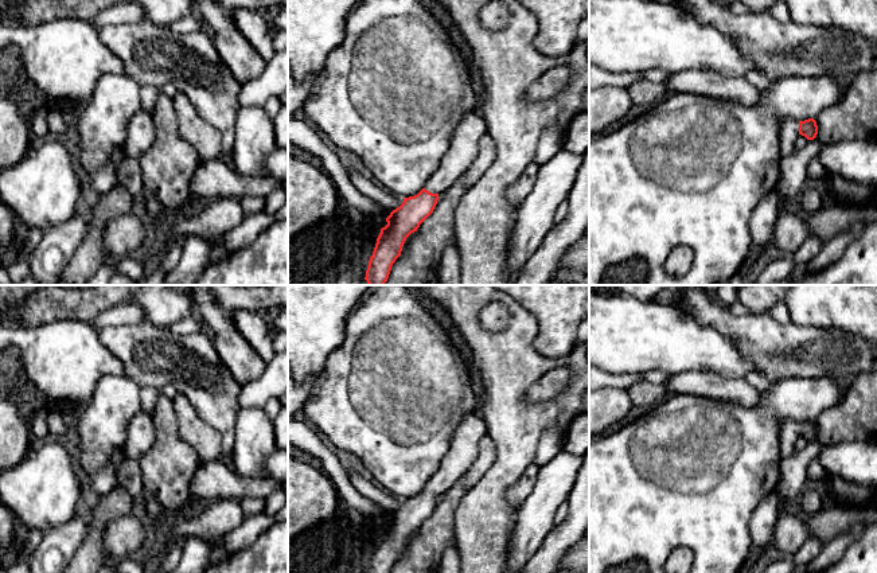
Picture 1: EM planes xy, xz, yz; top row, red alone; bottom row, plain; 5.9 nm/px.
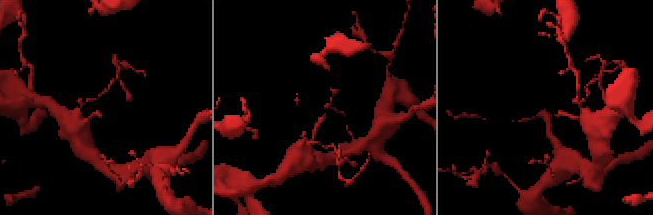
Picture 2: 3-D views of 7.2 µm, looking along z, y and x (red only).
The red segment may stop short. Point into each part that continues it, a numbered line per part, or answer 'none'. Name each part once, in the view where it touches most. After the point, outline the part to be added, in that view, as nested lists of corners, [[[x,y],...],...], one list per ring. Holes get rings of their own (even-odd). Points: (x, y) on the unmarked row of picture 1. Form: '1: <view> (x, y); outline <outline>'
1: xz (464, 447); outline [[[479,413],[467,414],[455,430],[438,469],[424,490],[438,496],[448,491],[473,463],[479,455],[479,443],[487,433],[487,425]]]

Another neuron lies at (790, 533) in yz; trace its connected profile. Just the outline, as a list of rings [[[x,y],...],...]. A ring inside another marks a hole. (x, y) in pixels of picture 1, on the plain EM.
[[[795,510],[777,518],[769,546],[775,546],[779,551],[791,558],[808,538],[810,533],[806,517]]]

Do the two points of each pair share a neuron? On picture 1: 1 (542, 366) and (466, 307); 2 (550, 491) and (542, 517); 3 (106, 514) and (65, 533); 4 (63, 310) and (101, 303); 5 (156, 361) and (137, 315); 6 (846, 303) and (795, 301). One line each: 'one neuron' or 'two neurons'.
1: one neuron
2: one neuron
3: two neurons
4: one neuron
5: two neurons
6: one neuron

